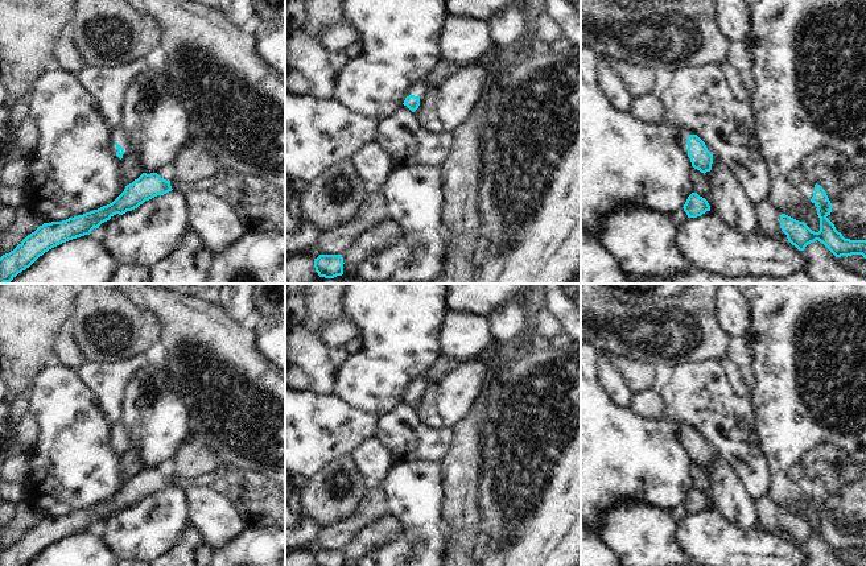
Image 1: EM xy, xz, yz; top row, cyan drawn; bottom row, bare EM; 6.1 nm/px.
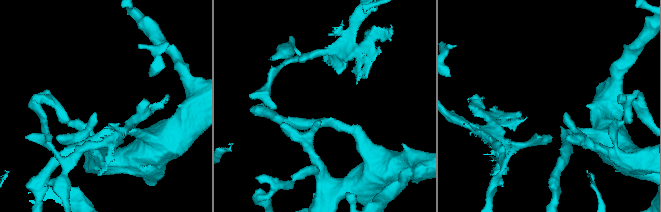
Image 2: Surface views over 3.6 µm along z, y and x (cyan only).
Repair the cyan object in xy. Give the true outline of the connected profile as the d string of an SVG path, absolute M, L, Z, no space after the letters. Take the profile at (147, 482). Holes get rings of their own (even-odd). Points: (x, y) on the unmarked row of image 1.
M143 468L110 500L69 513L62 517L44 519L28 530L13 546L0 553L0 566L25 566L49 545L69 536L90 530L94 524L114 511L132 507L157 491L172 487L170 476L157 468Z

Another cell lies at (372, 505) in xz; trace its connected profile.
M368 484L352 516L330 526L322 526L316 542L322 550L342 550L363 526L387 515L388 509L382 486Z

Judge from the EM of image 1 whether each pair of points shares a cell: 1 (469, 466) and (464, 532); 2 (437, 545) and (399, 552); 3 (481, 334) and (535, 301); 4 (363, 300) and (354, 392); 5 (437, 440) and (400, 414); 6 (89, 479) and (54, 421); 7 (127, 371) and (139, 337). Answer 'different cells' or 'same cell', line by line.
1: same cell
2: same cell
3: different cells
4: same cell
5: same cell
6: same cell
7: different cells

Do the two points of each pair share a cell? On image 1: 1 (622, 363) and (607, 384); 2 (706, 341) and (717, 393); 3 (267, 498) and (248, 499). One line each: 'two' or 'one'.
1: two
2: two
3: one

